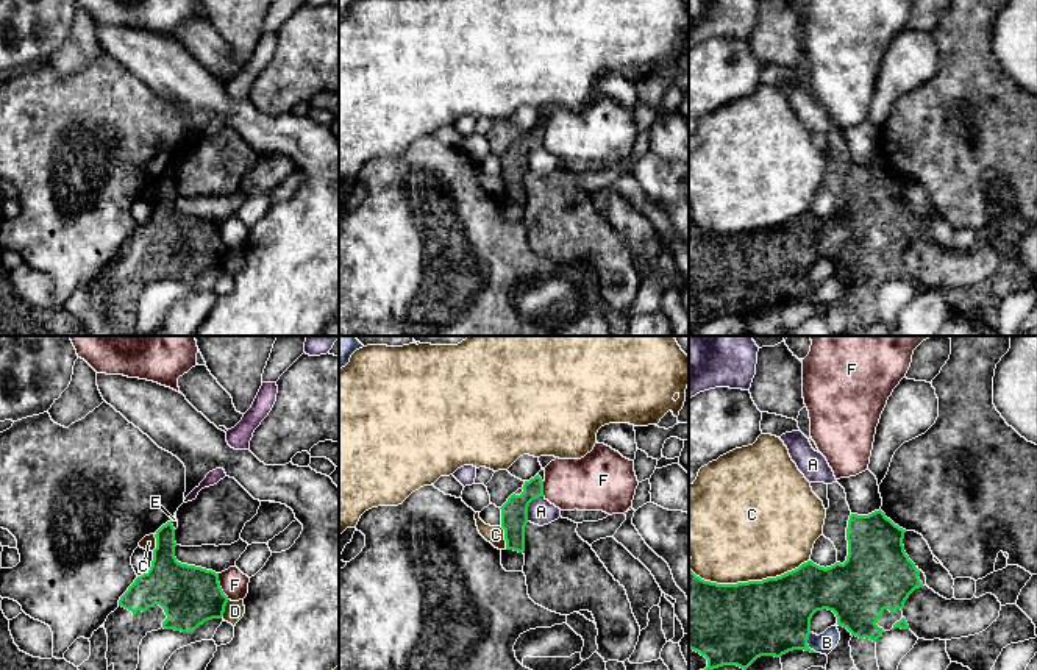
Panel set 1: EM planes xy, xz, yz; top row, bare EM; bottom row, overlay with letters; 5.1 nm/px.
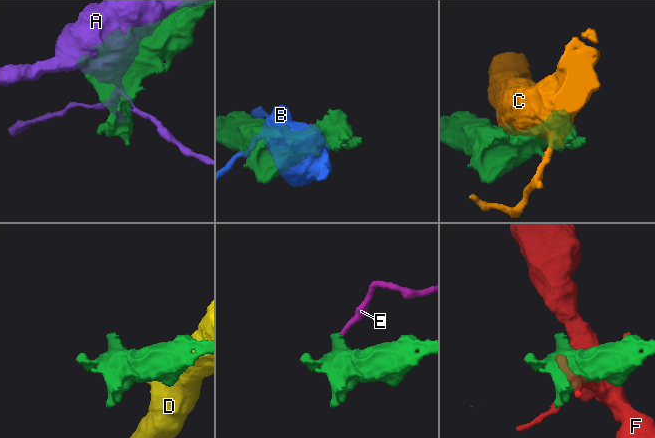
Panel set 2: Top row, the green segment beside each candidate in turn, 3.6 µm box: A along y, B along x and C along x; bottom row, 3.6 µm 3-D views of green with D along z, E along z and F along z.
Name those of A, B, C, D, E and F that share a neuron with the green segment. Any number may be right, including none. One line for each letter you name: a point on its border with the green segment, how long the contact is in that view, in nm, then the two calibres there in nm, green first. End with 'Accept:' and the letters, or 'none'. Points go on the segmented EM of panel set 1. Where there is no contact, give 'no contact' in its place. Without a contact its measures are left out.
Accept: none

